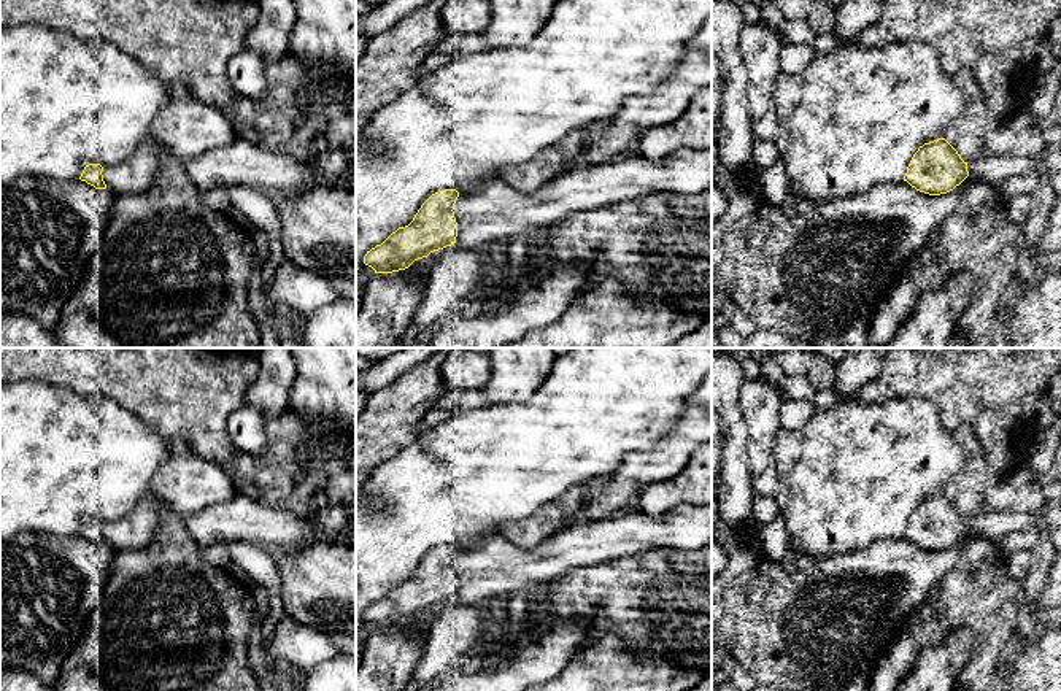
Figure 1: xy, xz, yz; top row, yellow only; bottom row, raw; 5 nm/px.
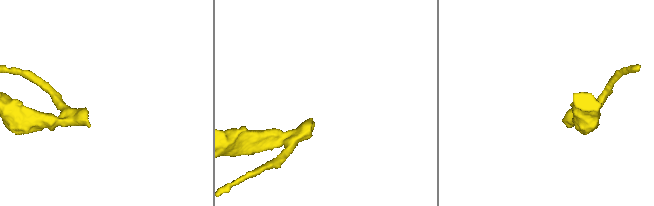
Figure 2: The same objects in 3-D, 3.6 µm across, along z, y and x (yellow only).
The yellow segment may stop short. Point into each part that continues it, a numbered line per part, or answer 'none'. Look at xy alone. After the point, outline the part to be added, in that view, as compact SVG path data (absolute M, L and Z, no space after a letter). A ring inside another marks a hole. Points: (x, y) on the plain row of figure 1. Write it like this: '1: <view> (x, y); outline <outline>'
1: xy (137, 529); outline M148 491L129 515L118 521L105 523L102 531L106 545L113 551L140 550L151 543L157 534L159 521L157 497Z

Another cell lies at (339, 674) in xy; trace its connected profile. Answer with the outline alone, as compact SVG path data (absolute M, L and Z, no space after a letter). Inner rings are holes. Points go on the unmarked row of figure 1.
M338 653L316 669L297 674L299 691L356 691L356 656Z

